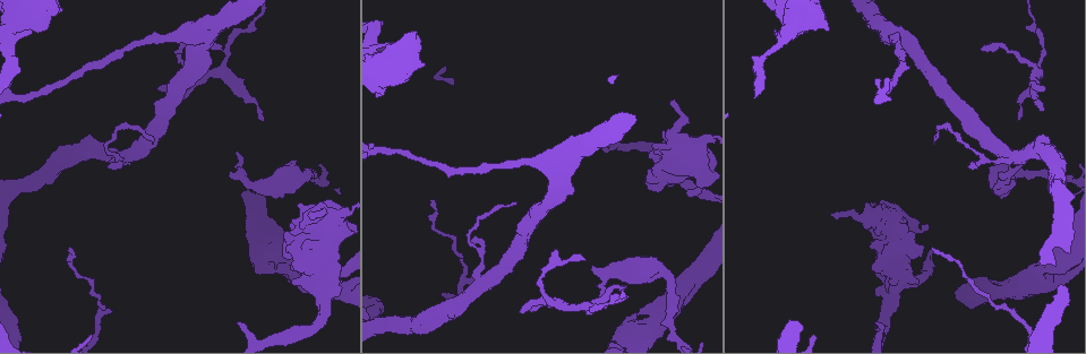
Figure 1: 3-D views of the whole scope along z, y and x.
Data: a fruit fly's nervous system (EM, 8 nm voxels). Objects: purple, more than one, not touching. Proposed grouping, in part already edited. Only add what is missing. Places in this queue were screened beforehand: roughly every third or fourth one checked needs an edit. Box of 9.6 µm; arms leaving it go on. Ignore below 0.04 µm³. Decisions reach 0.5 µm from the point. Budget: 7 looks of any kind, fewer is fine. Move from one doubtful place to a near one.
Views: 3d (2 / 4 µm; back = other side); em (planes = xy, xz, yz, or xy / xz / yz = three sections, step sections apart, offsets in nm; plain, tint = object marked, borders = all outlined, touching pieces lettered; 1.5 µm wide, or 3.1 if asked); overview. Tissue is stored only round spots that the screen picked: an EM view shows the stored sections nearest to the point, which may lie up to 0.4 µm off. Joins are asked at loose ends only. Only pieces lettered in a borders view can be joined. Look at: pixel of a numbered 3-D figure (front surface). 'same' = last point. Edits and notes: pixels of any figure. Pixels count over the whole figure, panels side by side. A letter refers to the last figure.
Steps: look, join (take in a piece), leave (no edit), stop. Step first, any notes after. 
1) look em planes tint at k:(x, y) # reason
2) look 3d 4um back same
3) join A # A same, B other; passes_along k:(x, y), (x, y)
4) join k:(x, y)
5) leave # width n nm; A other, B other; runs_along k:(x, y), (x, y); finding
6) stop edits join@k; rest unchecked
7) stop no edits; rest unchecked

look em planes borders at 1:(598, 296)

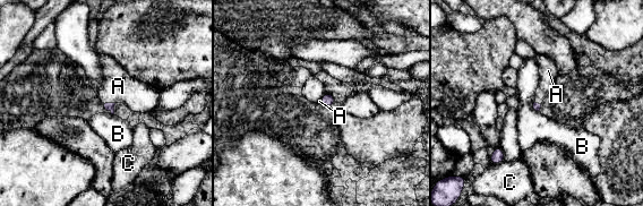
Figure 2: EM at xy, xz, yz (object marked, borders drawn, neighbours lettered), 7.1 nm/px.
join A # A same, B other, C other; passes_along 2:(110, 106), (109, 103), (118, 86); it goes on there

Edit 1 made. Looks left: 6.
look 3d 4um back at 1:(586, 260) # free end

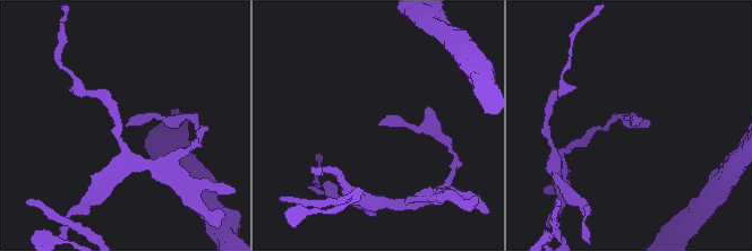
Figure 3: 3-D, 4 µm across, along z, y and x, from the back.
look em planes plain at 3:(378, 126) # now the EM

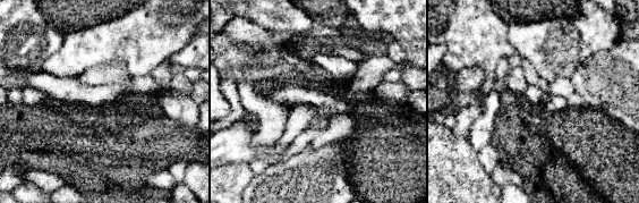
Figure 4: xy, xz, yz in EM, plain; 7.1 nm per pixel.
look em planes borders same

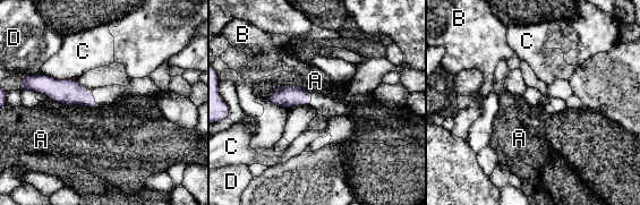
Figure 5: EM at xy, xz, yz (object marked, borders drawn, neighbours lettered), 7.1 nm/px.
leave # width 130 nm; longest_contact C 280 nm; A other, B other, C other, D other; none of them fits

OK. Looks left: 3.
look em xy step 4 tint at 1:(1045, 89) # an open end

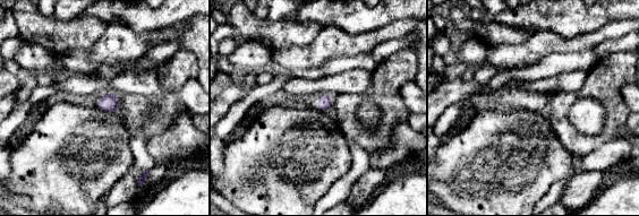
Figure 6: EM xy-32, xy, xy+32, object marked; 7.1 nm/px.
look em yz step 4 borders same

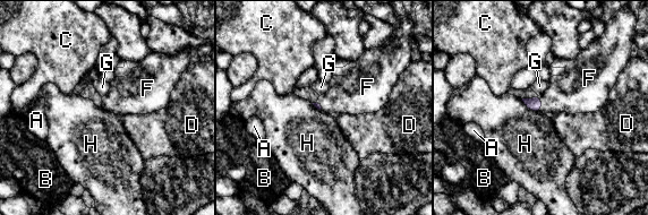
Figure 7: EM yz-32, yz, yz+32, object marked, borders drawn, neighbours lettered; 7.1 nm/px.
join F # longest_contact H 170 nm; A other, B other, C other, D other, F same, G other, H other; passes_along 7:(534, 104), (540, 103), (573, 93); the neuron continues

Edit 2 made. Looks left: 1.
stop edits join@2, join@7; rest unchecked

